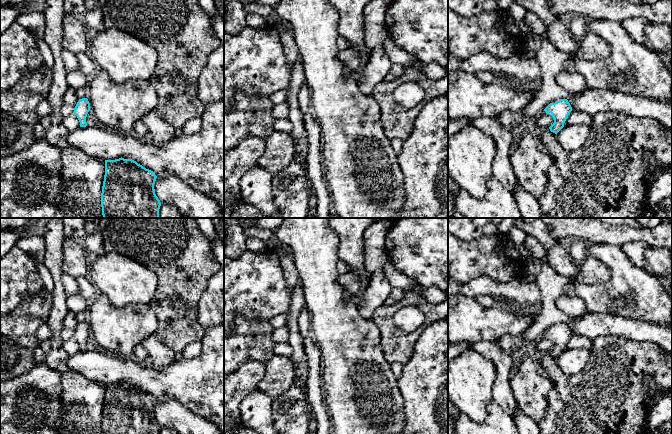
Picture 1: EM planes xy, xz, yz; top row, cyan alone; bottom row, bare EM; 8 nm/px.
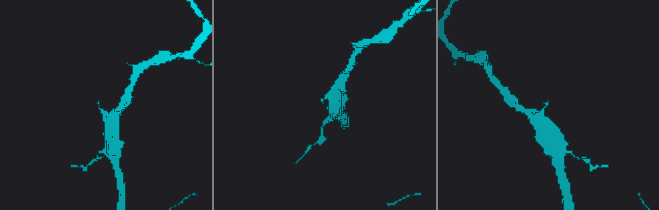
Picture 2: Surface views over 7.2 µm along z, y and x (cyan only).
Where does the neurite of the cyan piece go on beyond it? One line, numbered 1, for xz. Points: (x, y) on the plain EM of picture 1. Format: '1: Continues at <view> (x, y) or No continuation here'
1: No continuation here

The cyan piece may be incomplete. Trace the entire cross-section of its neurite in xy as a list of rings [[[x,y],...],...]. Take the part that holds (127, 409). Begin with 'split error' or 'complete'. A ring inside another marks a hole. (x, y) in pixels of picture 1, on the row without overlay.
complete | [[[132,383],[105,384],[101,417],[102,434],[159,434],[161,426],[155,418],[157,400]]]

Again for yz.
split error | [[[567,323],[552,325],[543,334],[540,339],[548,339],[554,342],[554,347],[549,351],[550,355],[557,358],[563,351],[564,347],[572,335],[572,331]]]

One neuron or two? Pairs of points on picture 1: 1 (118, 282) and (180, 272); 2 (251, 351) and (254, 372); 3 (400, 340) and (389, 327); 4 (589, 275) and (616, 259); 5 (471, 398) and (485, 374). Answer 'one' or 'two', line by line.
1: two
2: two
3: one
4: two
5: one

